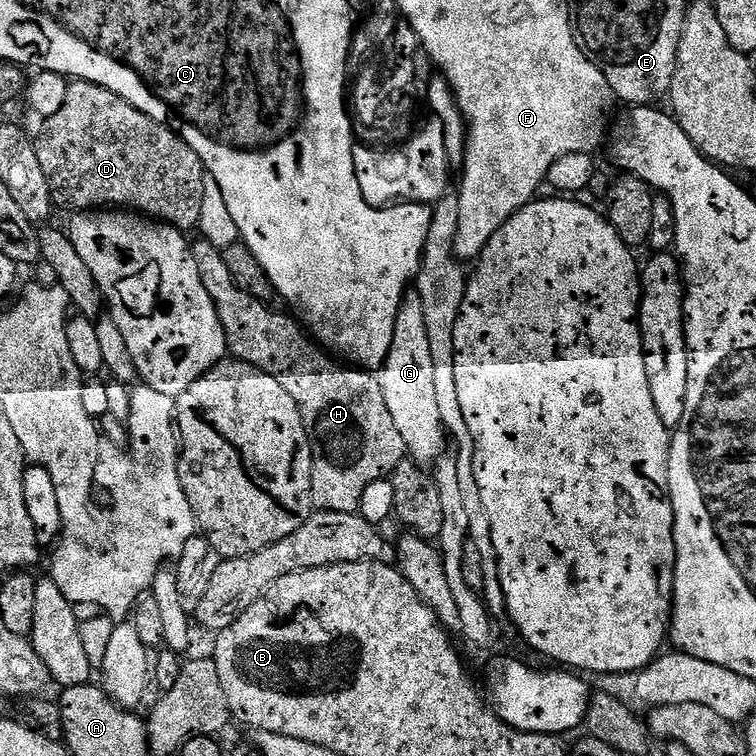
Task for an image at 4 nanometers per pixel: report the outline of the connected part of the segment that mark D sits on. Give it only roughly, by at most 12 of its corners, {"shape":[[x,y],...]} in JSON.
{"shape":[[77,79],[35,141],[72,210],[181,230],[206,169],[175,127]]}

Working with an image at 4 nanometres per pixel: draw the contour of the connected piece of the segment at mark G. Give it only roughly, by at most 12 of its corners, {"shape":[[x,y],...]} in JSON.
{"shape":[[402,302],[379,377],[407,455],[445,455],[426,310]]}

